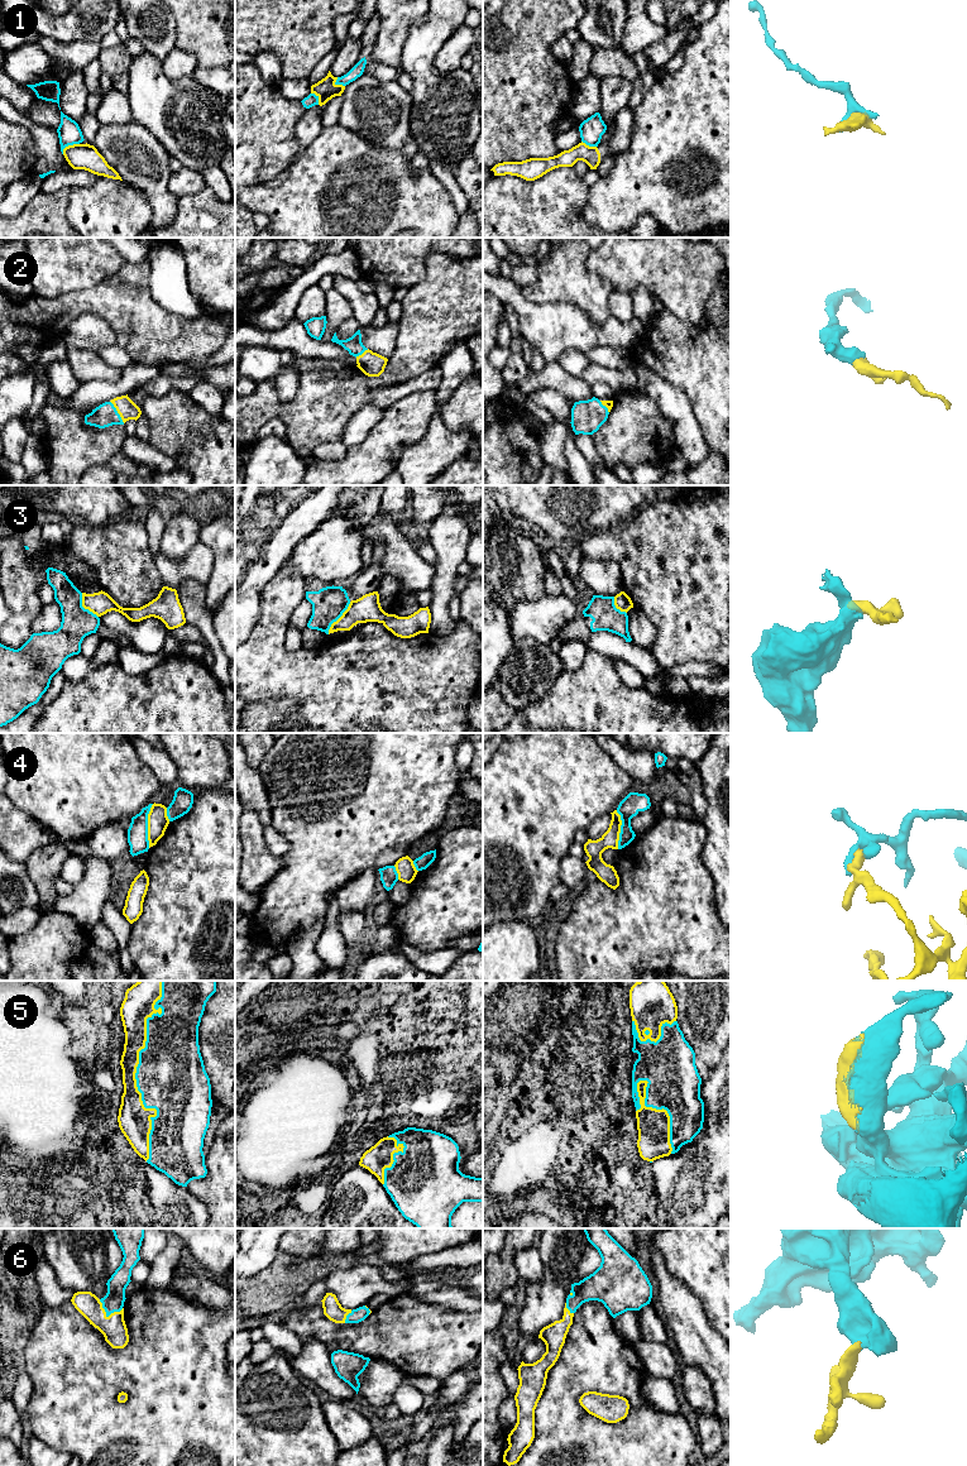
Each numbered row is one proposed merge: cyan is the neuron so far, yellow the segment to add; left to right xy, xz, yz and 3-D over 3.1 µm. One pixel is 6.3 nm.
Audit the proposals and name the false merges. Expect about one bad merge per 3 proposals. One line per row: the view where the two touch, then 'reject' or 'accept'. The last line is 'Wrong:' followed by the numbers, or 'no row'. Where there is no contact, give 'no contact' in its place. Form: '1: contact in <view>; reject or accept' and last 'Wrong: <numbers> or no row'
1: contact in xy; reject
2: contact in xy; accept
3: contact in xz; reject
4: contact in xy; reject
5: contact in xy; accept
6: contact in xy; accept
Wrong: 1, 3, 4

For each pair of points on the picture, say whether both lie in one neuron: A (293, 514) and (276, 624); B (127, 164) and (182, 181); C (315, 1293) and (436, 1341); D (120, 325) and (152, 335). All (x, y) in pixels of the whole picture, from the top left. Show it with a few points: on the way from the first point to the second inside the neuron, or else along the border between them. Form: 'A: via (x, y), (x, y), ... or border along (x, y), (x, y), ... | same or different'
A: border along (287, 560), (266, 584) | different
B: border along (170, 173), (168, 188), (178, 197) | different
C: border along (301, 1297), (305, 1308), (320, 1301) | different
D: via (128, 325), (142, 325), (144, 327) | same

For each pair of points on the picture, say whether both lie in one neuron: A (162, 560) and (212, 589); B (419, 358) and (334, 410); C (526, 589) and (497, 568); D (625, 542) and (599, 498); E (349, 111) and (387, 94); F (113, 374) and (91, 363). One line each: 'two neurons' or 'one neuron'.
A: two neurons
B: one neuron
C: one neuron
D: two neurons
E: one neuron
F: one neuron

